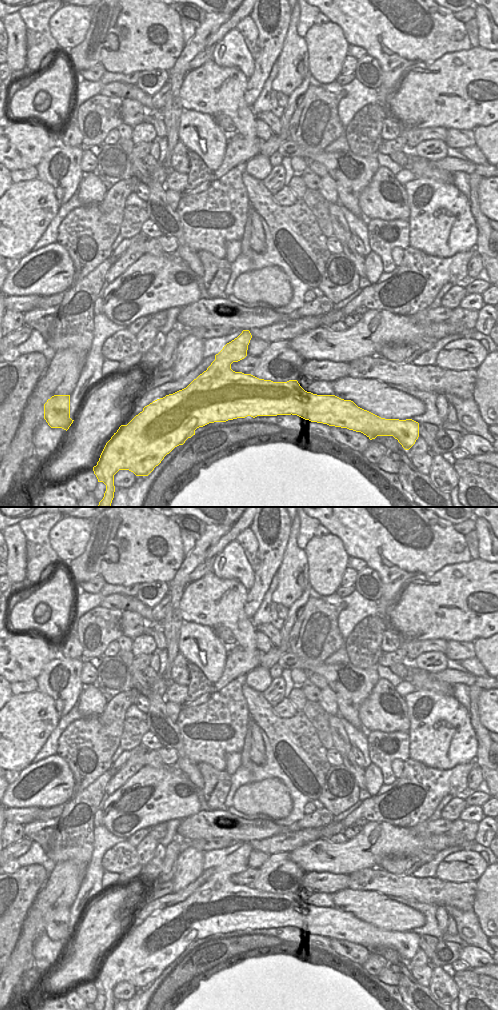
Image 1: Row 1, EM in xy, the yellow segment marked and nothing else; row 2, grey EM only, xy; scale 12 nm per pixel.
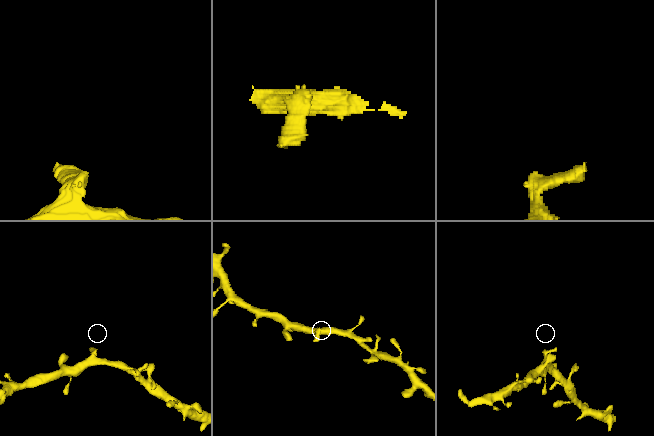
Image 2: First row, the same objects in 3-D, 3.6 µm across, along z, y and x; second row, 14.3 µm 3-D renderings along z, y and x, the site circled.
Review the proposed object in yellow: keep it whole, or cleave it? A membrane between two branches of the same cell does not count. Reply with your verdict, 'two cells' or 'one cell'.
one cell

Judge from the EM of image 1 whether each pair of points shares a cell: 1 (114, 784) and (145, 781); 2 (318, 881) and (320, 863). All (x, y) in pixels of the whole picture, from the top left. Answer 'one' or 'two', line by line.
1: two
2: two

